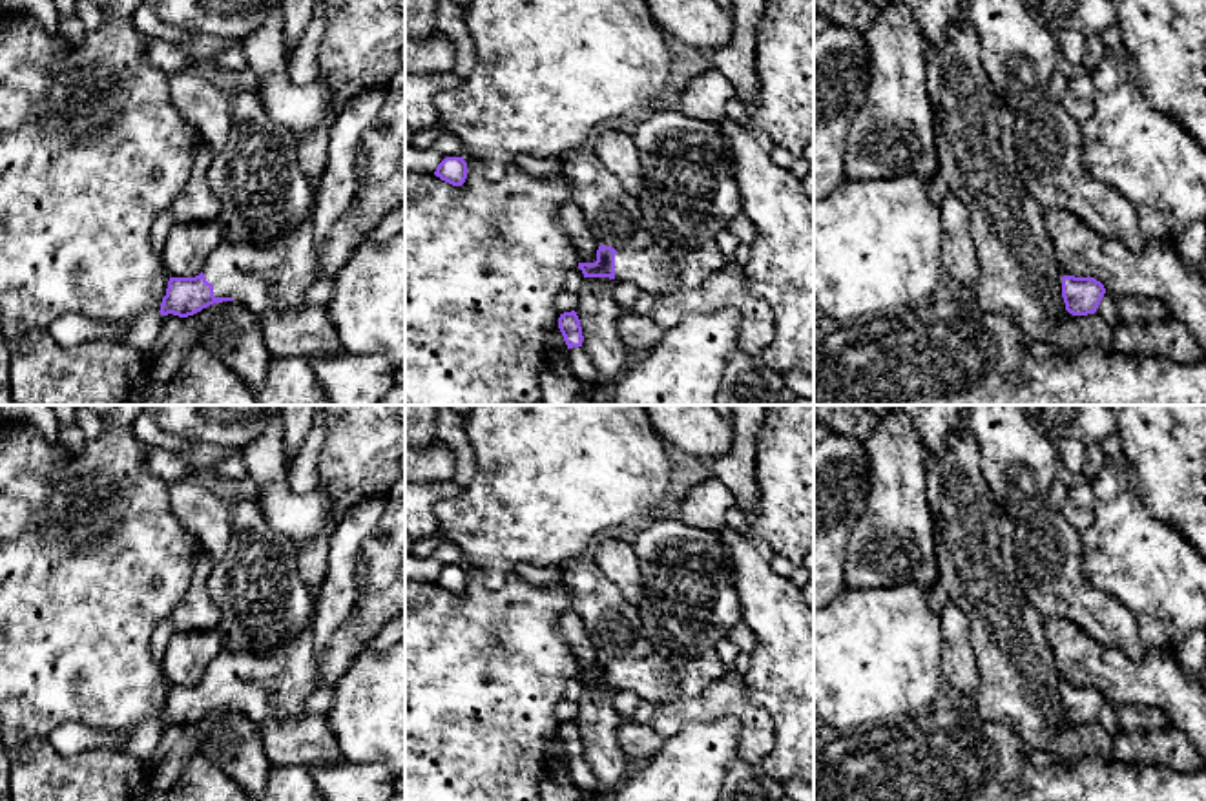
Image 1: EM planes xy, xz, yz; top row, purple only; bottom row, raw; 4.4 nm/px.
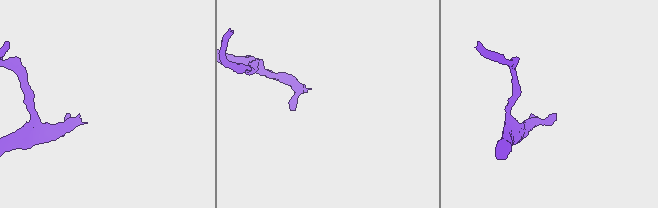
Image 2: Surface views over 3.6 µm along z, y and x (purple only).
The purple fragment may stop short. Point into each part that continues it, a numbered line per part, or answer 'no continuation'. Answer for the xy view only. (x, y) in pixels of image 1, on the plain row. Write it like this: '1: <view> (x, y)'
1: xy (261, 686)

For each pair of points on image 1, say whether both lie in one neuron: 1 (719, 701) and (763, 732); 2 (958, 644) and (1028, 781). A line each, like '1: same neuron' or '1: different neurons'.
1: same neuron
2: different neurons

